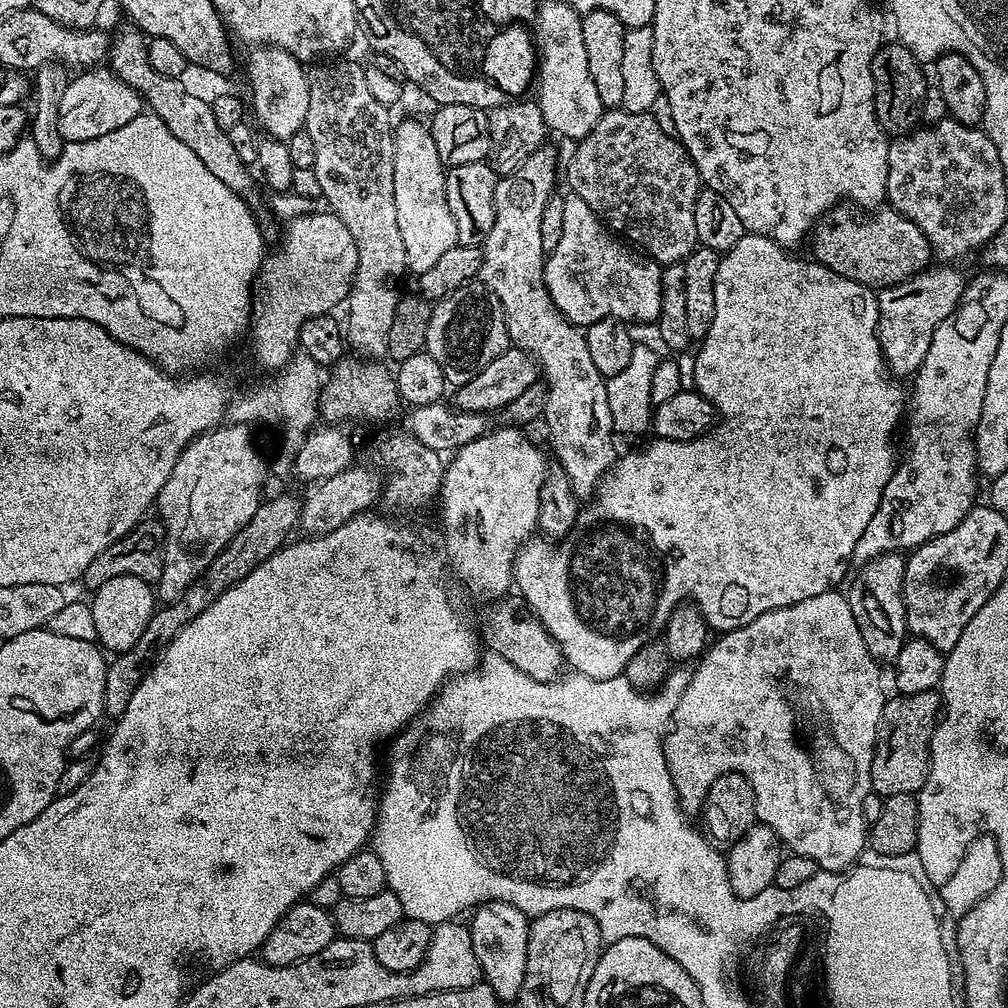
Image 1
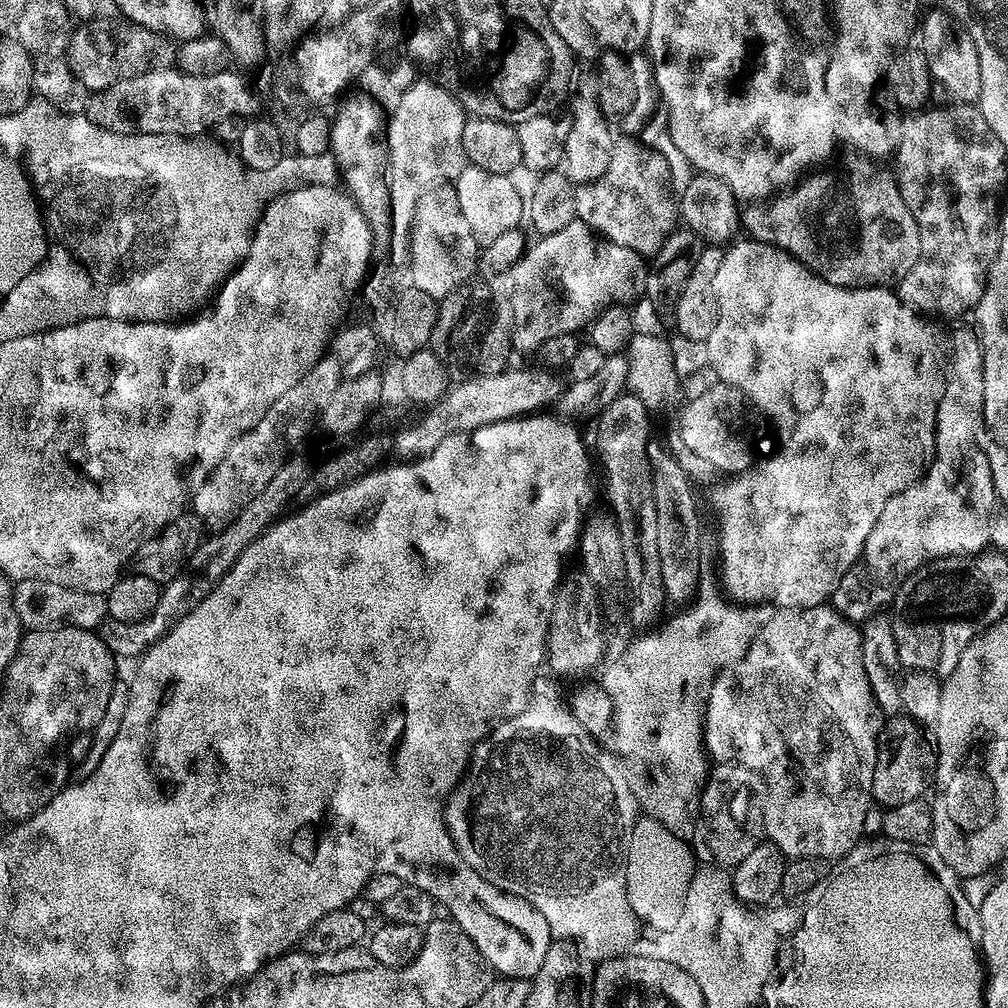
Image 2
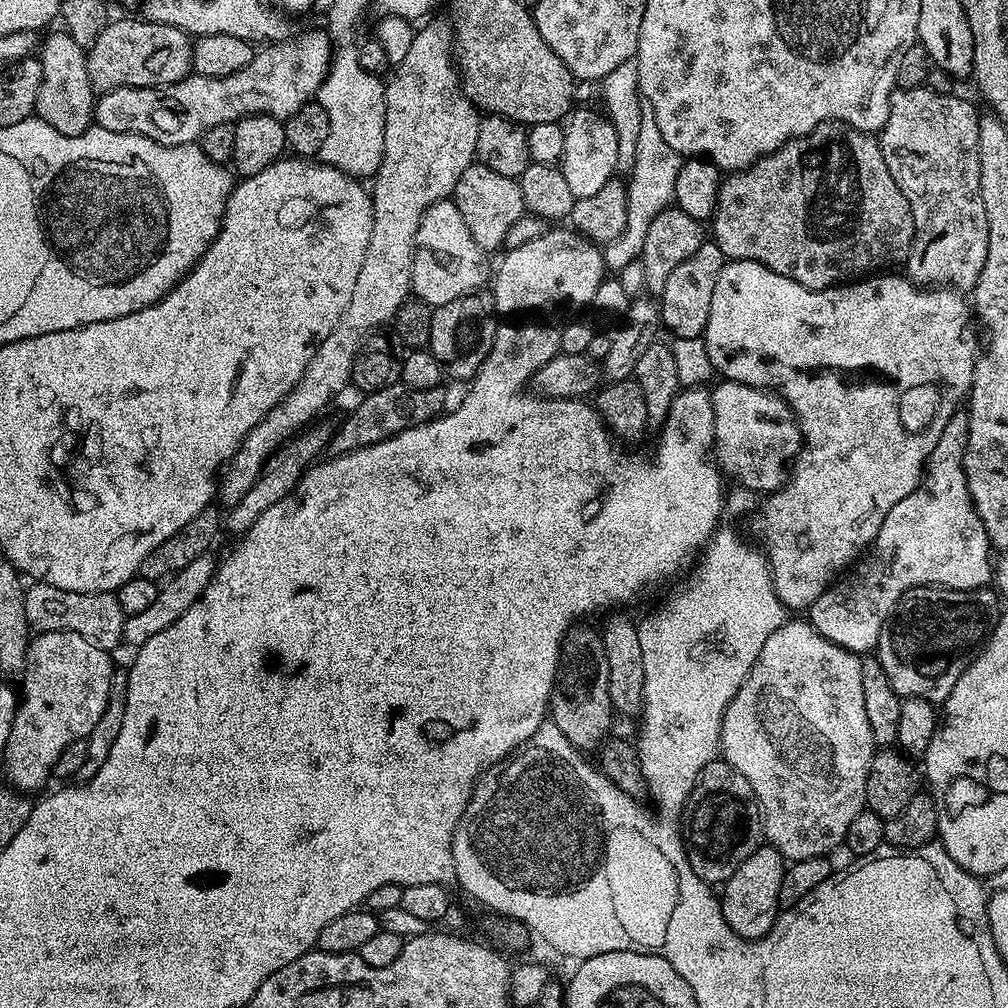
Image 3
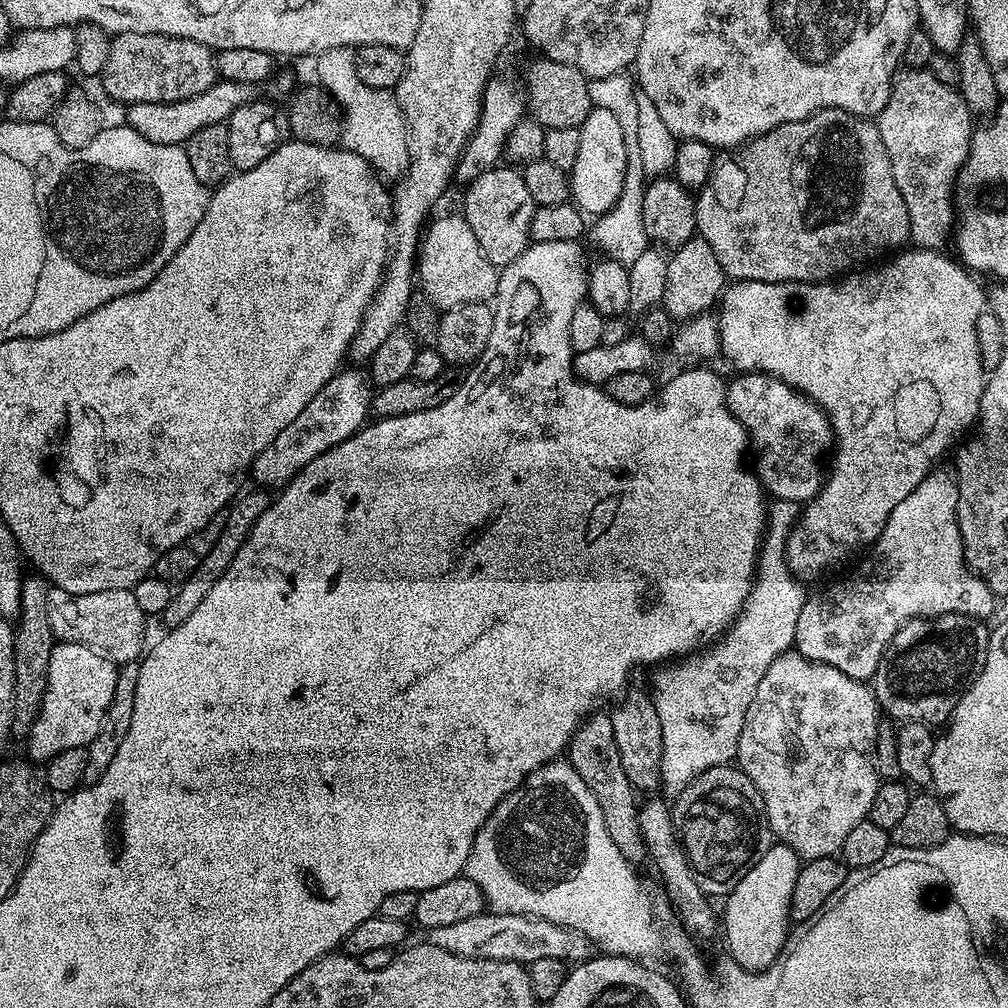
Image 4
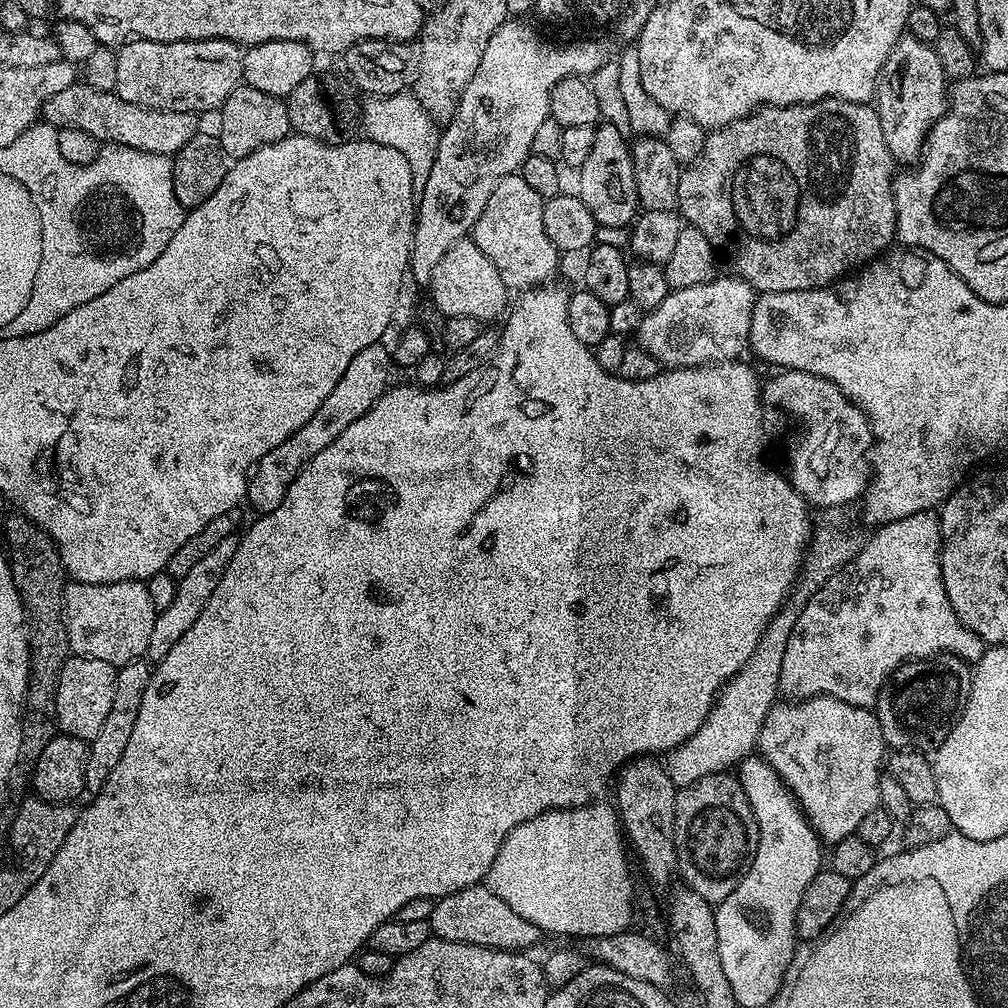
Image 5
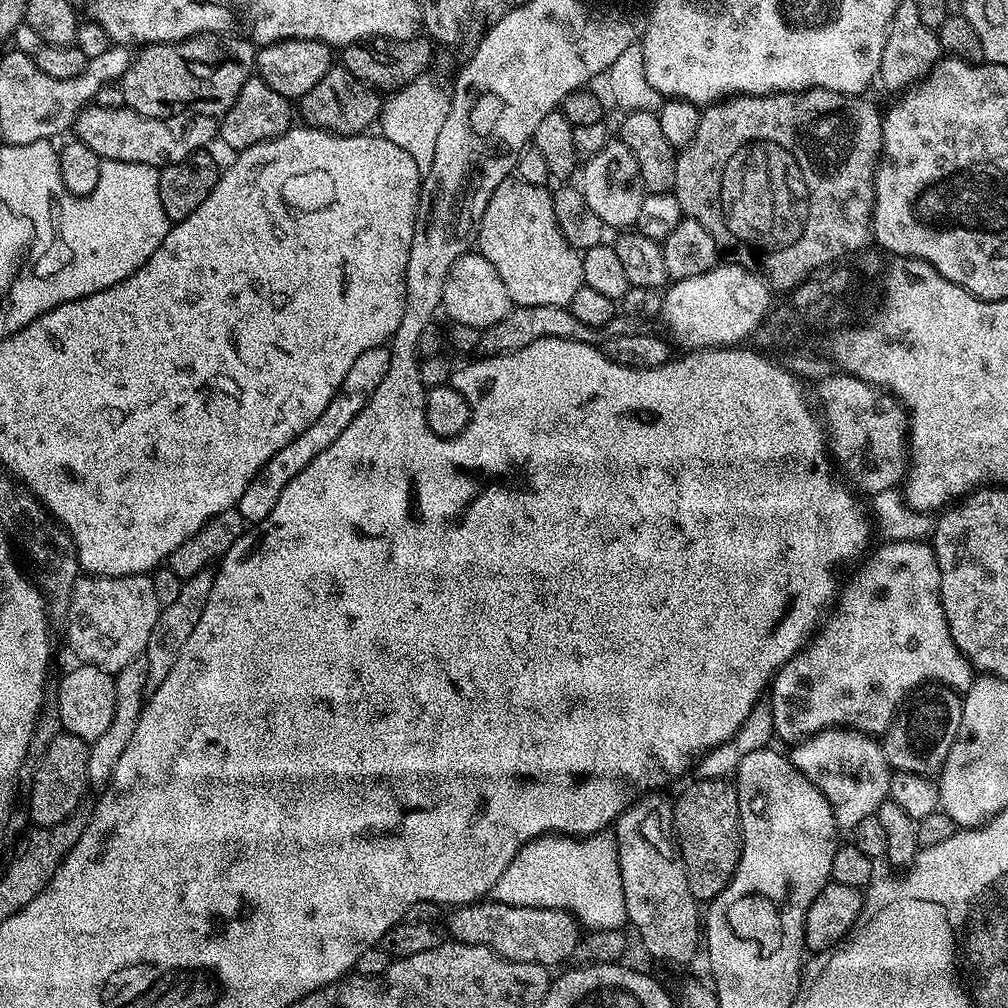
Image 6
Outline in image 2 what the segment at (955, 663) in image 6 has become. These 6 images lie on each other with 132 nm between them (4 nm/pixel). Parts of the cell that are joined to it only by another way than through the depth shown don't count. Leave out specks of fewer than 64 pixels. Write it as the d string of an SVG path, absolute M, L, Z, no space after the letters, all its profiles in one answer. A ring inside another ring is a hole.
M971 327L960 328L952 336L952 361L947 361L947 376L944 381L944 393L940 399L940 405L936 411L936 446L934 455L929 459L923 476L911 484L906 490L902 490L898 494L894 494L894 498L890 498L890 502L886 502L886 506L882 506L882 514L878 514L878 522L874 522L874 530L870 530L870 538L866 538L864 549L860 554L860 559L850 570L846 570L846 574L842 578L842 582L838 582L838 586L832 592L830 601L831 607L840 612L847 620L853 622L863 622L869 617L875 615L883 606L891 605L892 600L896 596L896 590L900 583L908 577L914 570L918 570L923 564L928 563L930 558L937 556L955 556L961 554L975 554L985 549L992 538L992 522L994 513L997 511L998 497L994 490L994 482L990 474L990 462L986 458L984 449L981 444L982 429L984 427L984 399L982 398L982 350L980 349L980 337Z

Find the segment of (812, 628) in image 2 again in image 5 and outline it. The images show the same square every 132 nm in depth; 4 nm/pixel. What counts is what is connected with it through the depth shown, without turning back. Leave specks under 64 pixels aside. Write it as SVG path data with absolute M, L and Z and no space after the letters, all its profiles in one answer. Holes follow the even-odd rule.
M811 696L809 700L777 702L764 719L758 752L795 794L801 812L825 845L831 846L842 842L842 838L854 836L858 822L862 822L862 818L866 818L866 814L879 805L878 786L882 765L886 760L886 745L872 708L850 706L833 696Z

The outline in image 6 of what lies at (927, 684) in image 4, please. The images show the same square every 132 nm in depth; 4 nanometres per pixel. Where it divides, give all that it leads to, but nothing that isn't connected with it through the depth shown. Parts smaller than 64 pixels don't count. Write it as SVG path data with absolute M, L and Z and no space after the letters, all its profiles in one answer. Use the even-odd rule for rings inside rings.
M928 686L913 692L900 705L892 725L882 736L884 757L889 769L935 777L946 762L946 754L950 754L950 746L954 746L954 738L962 722L961 703L961 697L953 689L943 686Z

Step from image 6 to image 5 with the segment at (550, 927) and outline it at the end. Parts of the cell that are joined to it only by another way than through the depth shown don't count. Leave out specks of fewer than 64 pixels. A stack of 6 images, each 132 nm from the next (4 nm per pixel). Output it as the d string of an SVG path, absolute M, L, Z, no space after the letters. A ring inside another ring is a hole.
M483 883L472 884L454 894L439 897L433 903L432 913L427 920L431 935L446 942L477 944L483 948L498 948L506 952L532 950L542 937L542 929L514 914L498 894L494 894Z

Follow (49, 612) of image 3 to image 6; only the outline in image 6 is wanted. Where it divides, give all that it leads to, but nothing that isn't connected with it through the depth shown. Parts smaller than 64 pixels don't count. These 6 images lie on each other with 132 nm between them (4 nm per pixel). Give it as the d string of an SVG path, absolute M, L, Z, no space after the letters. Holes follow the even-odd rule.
M81 574L72 587L72 598L63 621L68 644L80 664L89 664L103 672L118 673L134 658L144 655L146 642L158 622L162 605L154 594L151 575L93 576Z

